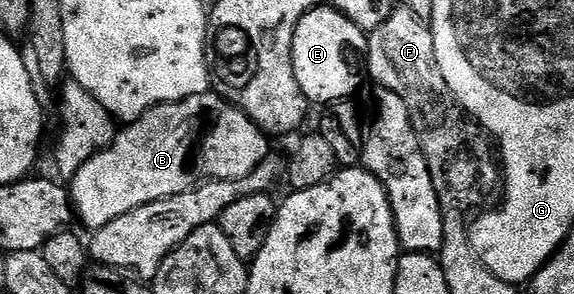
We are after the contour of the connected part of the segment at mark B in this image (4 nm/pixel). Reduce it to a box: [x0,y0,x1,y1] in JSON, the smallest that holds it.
[71,92,270,232]

